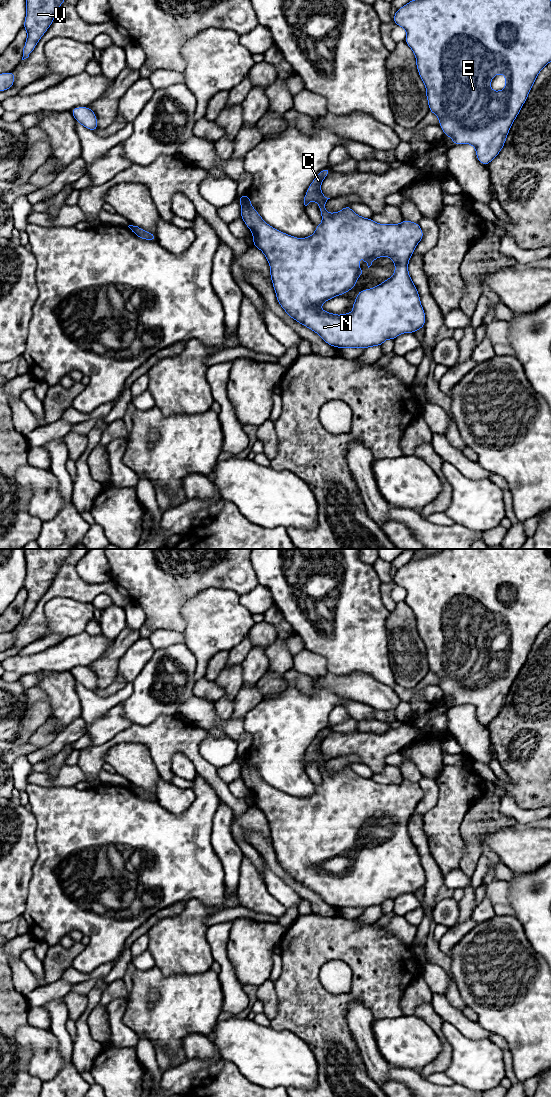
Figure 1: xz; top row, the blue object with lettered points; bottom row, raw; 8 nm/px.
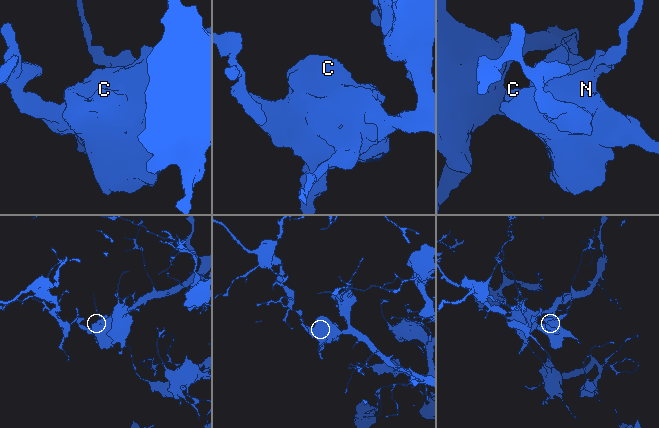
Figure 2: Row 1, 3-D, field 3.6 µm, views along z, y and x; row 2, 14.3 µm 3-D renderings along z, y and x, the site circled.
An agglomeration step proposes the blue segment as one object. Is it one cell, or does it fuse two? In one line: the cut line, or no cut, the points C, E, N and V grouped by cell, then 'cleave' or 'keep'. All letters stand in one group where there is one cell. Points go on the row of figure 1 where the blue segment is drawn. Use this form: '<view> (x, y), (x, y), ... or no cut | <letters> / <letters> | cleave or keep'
xz (133, 226), (138, 232), (155, 238) | C E N / V | cleave

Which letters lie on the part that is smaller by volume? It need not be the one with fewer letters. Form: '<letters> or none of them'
V

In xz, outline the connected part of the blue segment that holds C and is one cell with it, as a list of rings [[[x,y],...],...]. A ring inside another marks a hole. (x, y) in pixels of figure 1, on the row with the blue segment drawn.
[[[329,167],[320,171],[305,193],[304,205],[307,206],[311,201],[316,201],[322,216],[322,223],[316,225],[314,234],[305,238],[291,236],[270,226],[253,208],[251,199],[246,193],[238,197],[241,205],[241,219],[252,232],[253,246],[261,250],[269,263],[270,277],[278,303],[290,318],[317,333],[329,346],[339,349],[346,347],[366,349],[382,346],[386,339],[394,341],[398,335],[415,333],[424,327],[426,321],[418,290],[408,272],[409,260],[424,236],[420,225],[407,219],[400,224],[379,224],[373,219],[359,216],[349,205],[338,212],[328,213],[325,203],[330,198],[323,195],[321,184],[330,172]],[[383,256],[388,256],[395,263],[394,275],[378,286],[359,291],[352,304],[354,314],[350,312],[337,315],[321,309],[324,302],[352,290],[356,286],[358,277],[365,275],[359,267],[360,257],[364,259],[369,268],[375,259]]]

